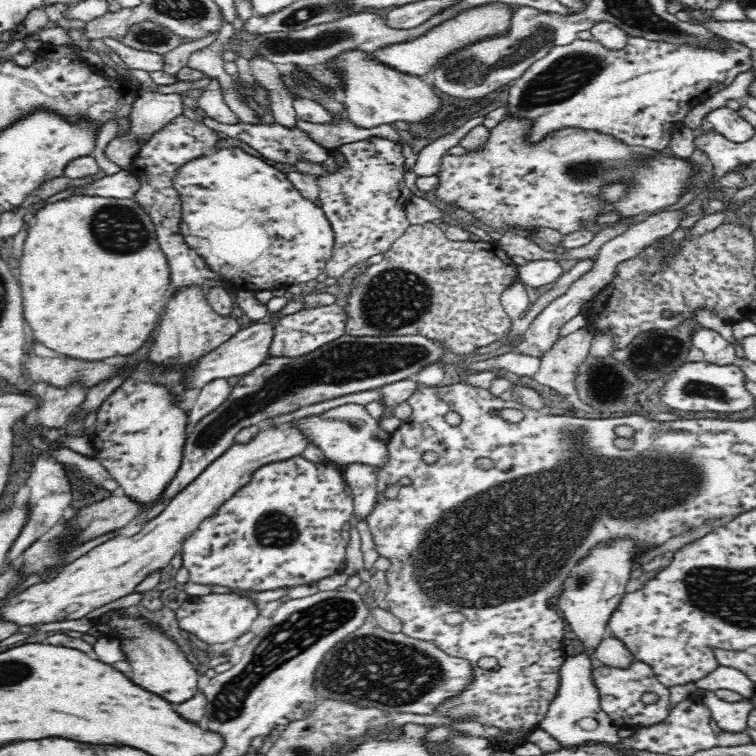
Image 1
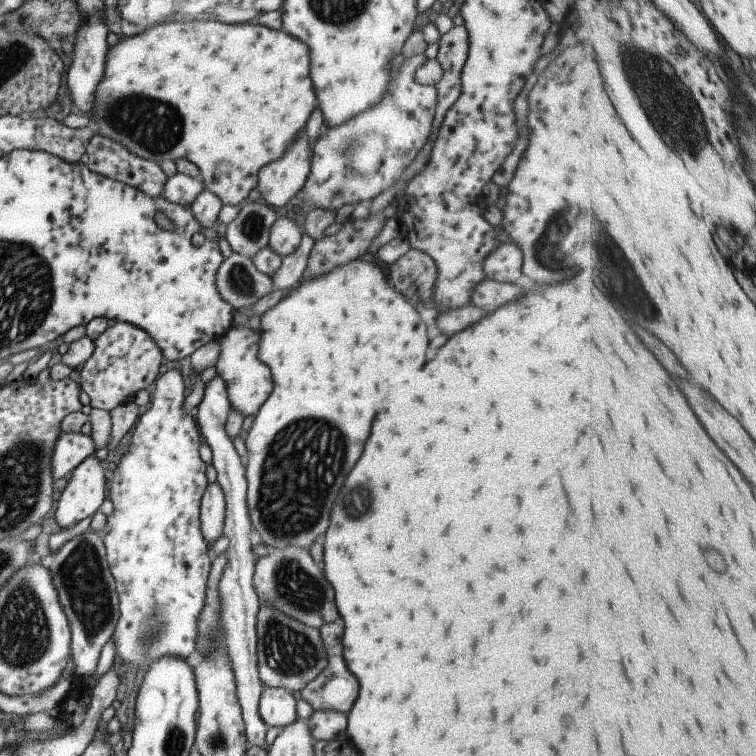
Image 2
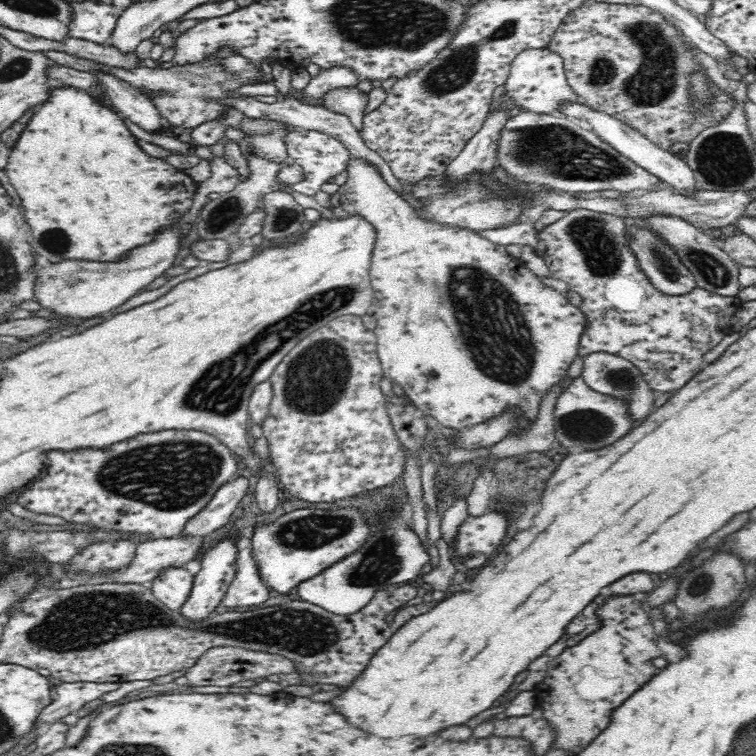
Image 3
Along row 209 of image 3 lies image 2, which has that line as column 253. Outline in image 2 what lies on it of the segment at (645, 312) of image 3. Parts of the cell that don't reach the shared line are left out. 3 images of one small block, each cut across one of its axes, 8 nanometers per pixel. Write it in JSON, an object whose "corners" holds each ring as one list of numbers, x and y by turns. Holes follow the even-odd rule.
{"corners":[[285,546,283,550,269,549,267,553,257,558,253,568,253,588,256,588,257,606,272,606,273,610,314,629,339,618,333,602,333,588,325,580,323,569,314,561,311,549]]}

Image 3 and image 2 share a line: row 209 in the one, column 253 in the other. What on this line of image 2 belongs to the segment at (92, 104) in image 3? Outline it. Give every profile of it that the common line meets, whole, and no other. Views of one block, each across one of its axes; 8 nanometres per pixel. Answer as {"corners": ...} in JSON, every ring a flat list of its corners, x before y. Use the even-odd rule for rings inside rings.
{"corners":[[173,21,157,23,157,26,147,27,142,33,133,36,119,36,113,46,108,46,107,56,103,62,103,74,95,84,96,100,91,104,91,112,87,114,89,126,97,134,121,144,131,154,160,164,163,160,175,162,185,159,194,164,199,172,204,188,215,194,222,206,225,204,241,205,250,190,256,187,257,172,265,164,281,158,285,150,293,144,299,132,305,128,309,114,315,108,315,94,313,84,309,80,309,50,303,42,295,40,293,36,277,30,269,30,259,24,221,24,221,22,183,22]]}

